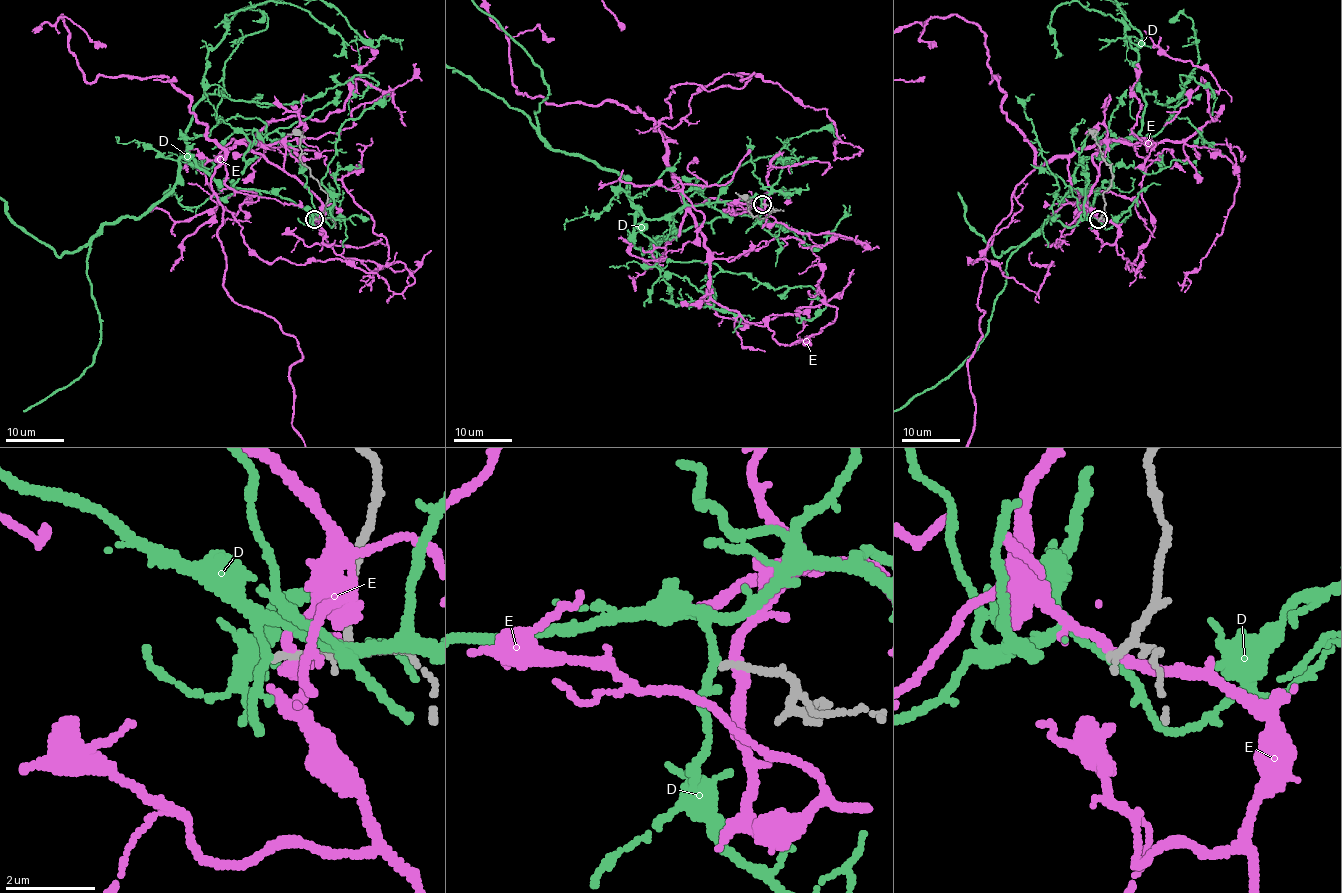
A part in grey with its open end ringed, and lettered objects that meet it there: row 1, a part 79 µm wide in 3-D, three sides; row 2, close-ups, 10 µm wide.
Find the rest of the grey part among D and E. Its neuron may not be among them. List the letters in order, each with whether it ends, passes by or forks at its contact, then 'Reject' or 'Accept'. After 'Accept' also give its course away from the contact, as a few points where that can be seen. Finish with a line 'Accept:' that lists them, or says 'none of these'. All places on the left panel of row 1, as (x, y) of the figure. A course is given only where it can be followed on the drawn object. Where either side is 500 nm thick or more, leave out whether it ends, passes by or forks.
D: It passes by. Accept
E: It passes by. Reject
Accept: D

